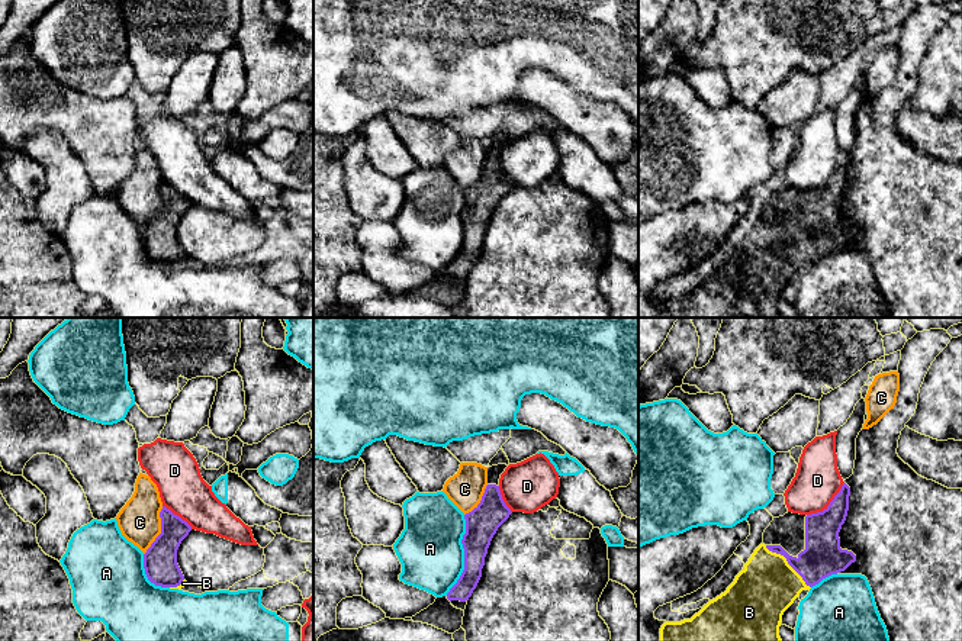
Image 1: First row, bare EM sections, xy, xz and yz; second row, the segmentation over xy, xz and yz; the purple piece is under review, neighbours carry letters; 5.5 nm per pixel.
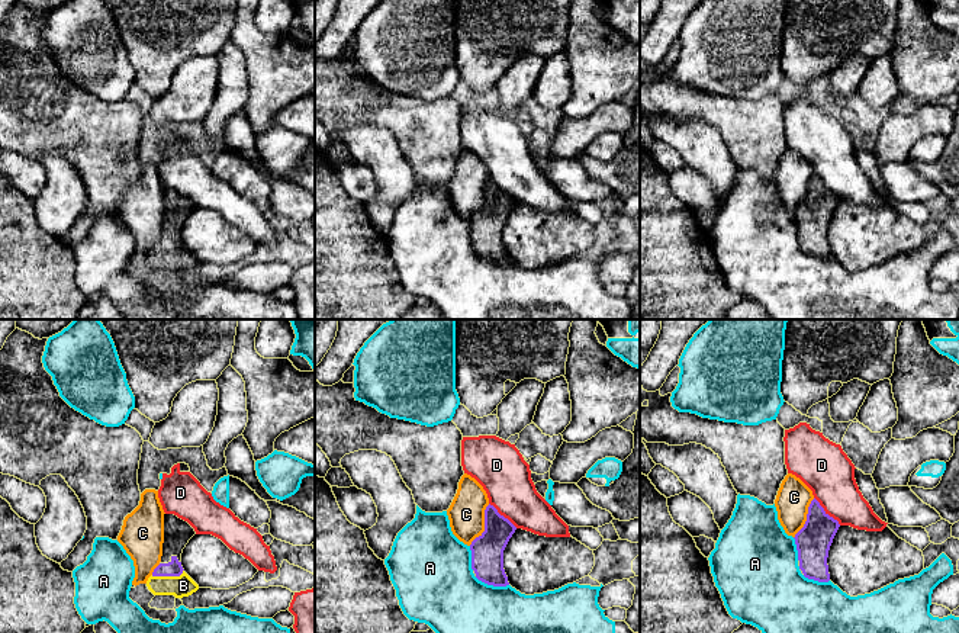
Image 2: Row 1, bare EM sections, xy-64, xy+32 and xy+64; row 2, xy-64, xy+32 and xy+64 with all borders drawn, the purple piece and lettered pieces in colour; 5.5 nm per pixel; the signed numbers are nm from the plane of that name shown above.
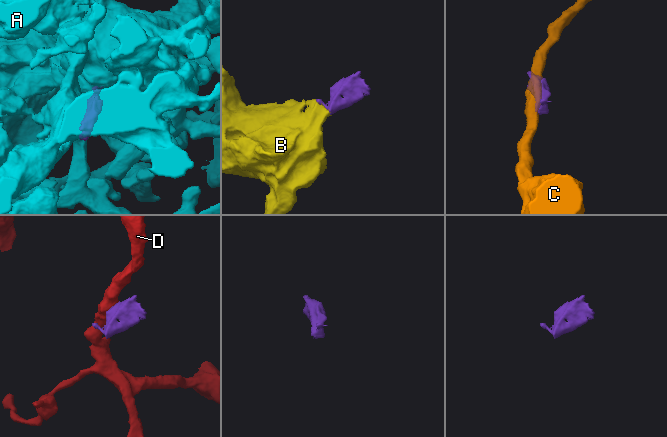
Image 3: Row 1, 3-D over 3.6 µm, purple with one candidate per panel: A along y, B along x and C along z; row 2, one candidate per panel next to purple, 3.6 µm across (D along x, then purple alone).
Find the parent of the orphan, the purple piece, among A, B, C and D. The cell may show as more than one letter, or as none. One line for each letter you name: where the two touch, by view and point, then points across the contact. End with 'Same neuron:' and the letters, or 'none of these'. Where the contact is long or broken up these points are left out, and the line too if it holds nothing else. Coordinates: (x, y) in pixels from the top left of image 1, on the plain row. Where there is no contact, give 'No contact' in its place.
B: Touches purple at yz (788, 238). Path across: yz (823, 231), (816, 238), (788, 238), (761, 269)
Same neuron: B

